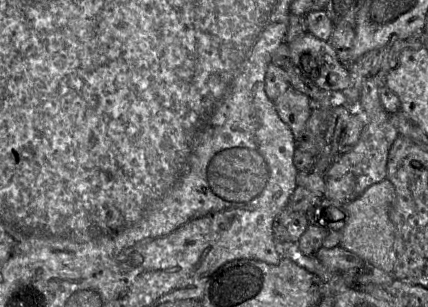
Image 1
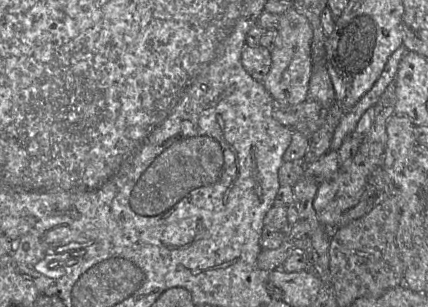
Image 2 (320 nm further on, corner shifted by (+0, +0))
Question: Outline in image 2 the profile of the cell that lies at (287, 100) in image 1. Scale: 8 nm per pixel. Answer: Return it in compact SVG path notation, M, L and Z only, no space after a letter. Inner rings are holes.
M290 6L279 16L277 37L271 55L271 67L263 86L278 105L297 105L307 100L312 71L312 28L307 18Z

